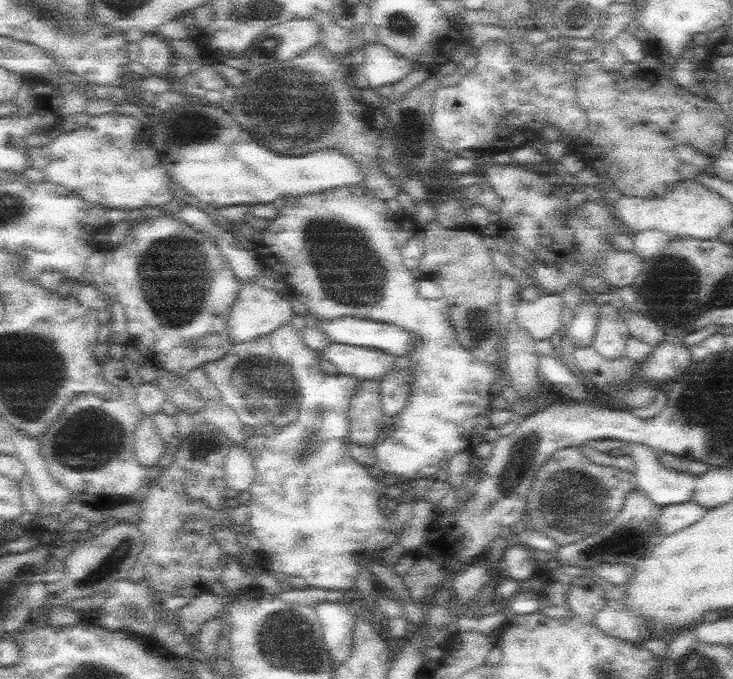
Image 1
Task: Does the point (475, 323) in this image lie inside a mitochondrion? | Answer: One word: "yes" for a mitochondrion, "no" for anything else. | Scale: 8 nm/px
yes

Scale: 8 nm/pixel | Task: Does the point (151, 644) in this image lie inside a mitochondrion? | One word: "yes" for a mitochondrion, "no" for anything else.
no

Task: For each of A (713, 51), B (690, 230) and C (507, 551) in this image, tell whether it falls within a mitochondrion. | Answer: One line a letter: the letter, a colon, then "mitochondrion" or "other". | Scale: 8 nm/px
A: other
B: other
C: other

